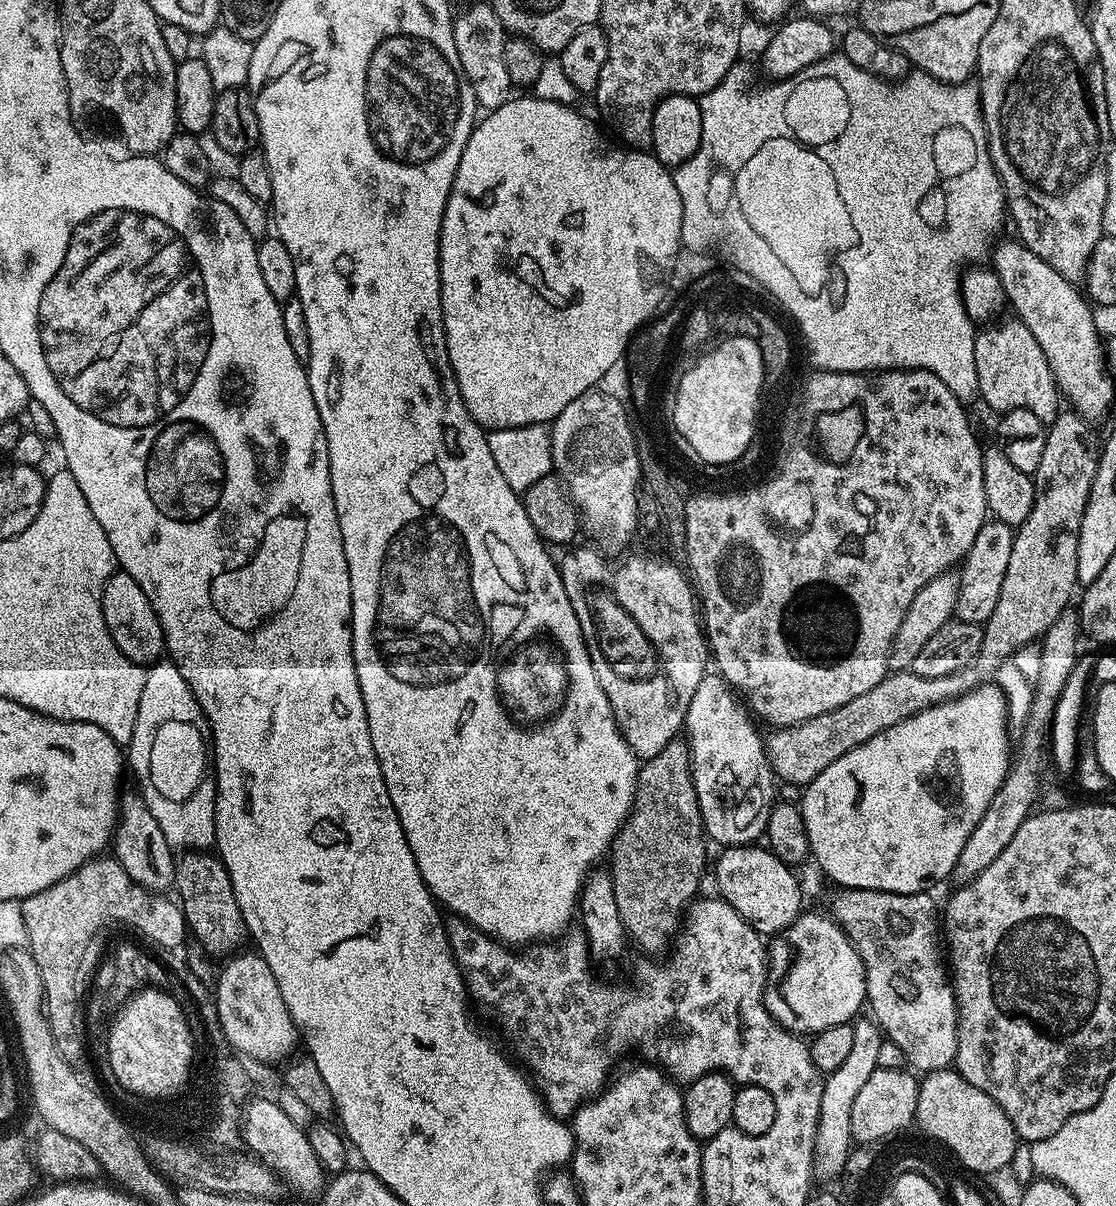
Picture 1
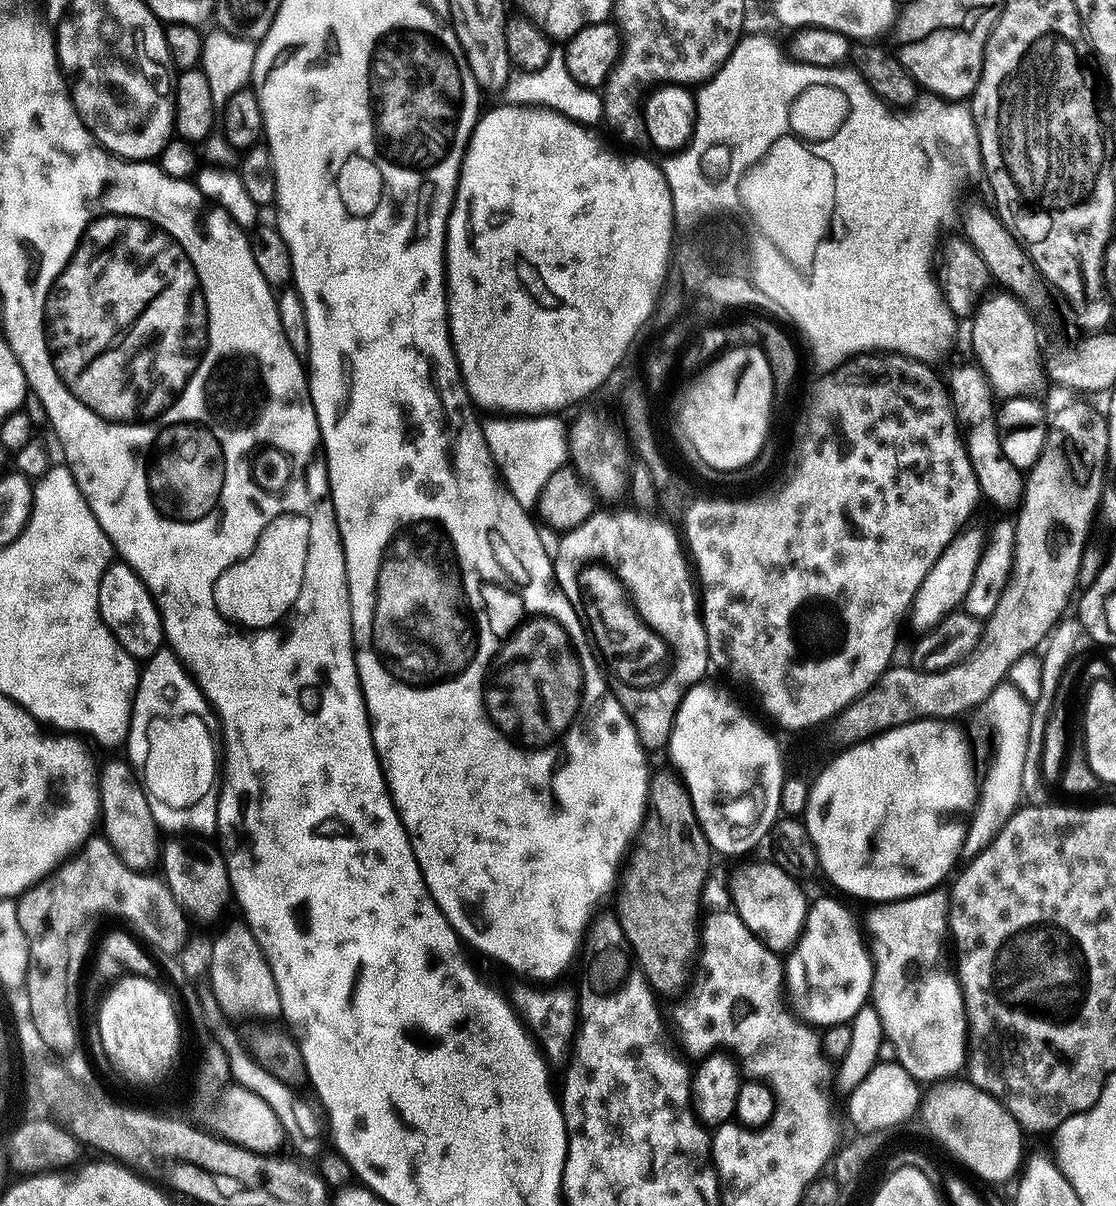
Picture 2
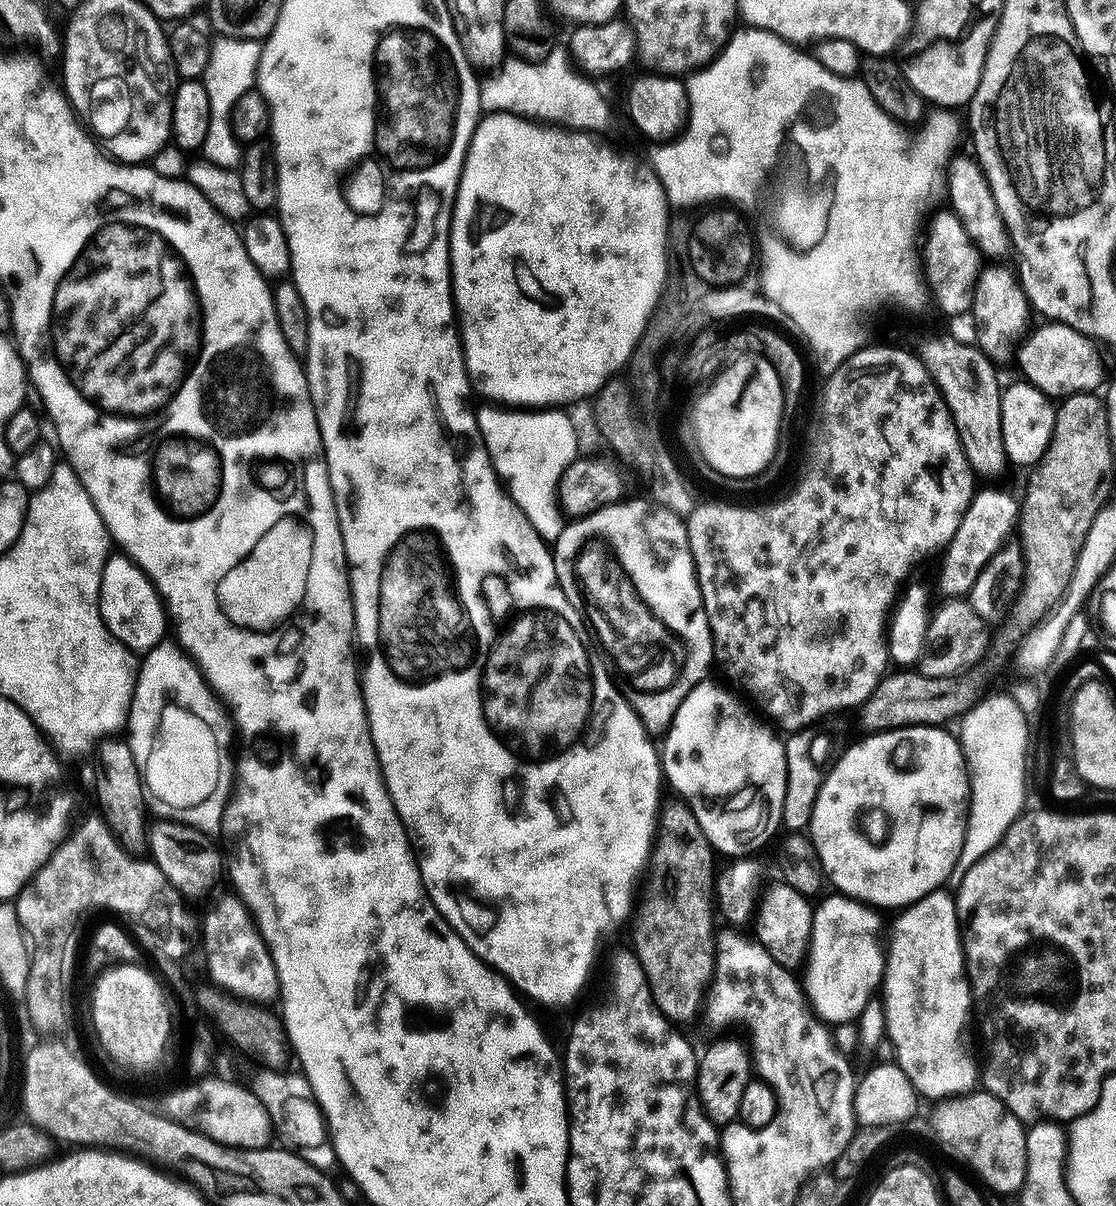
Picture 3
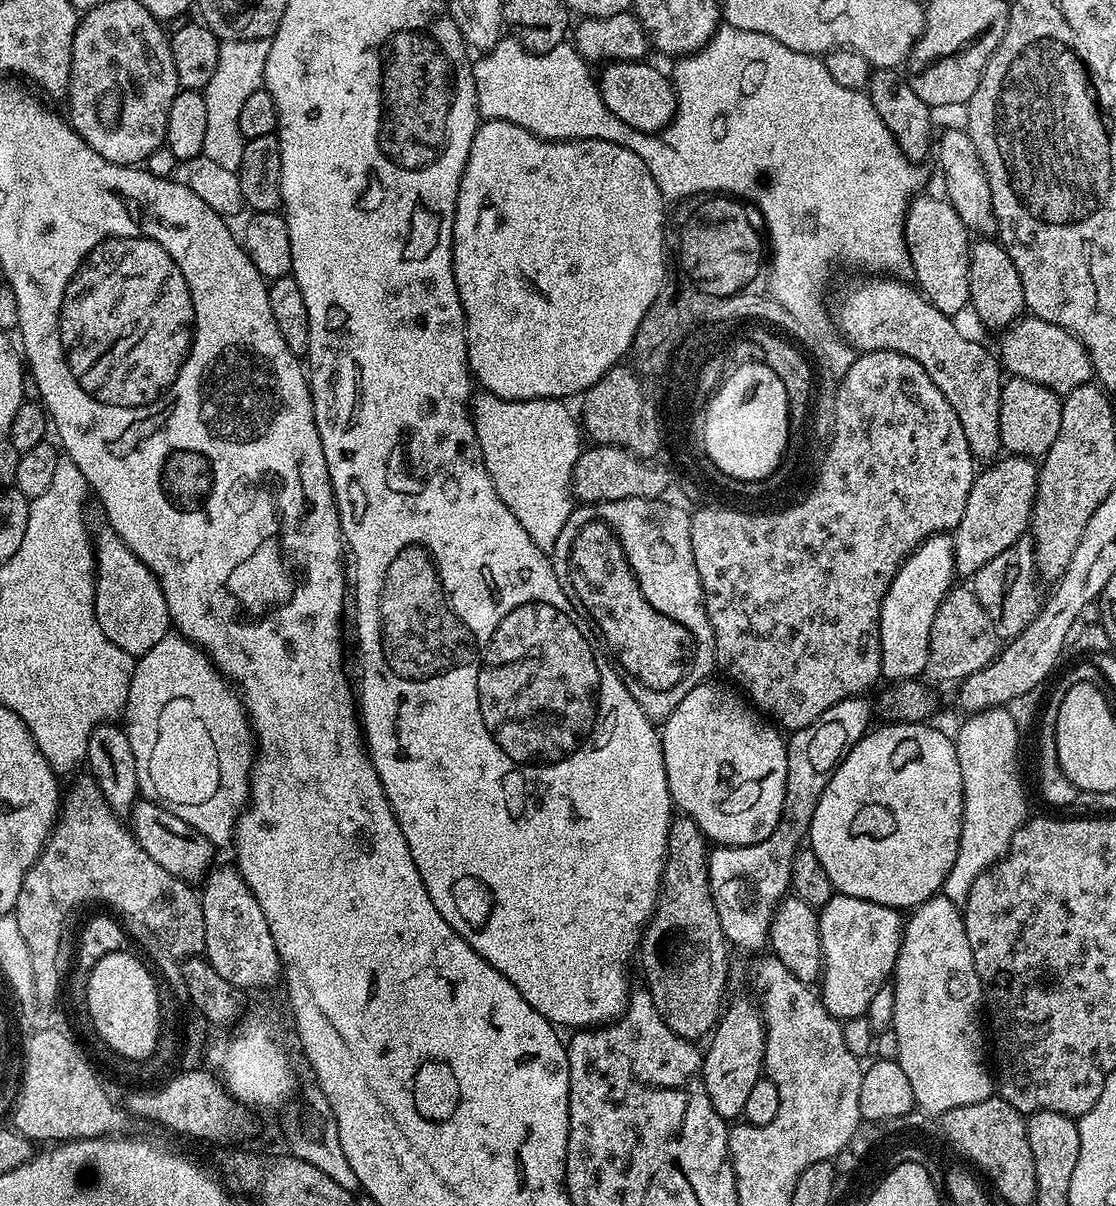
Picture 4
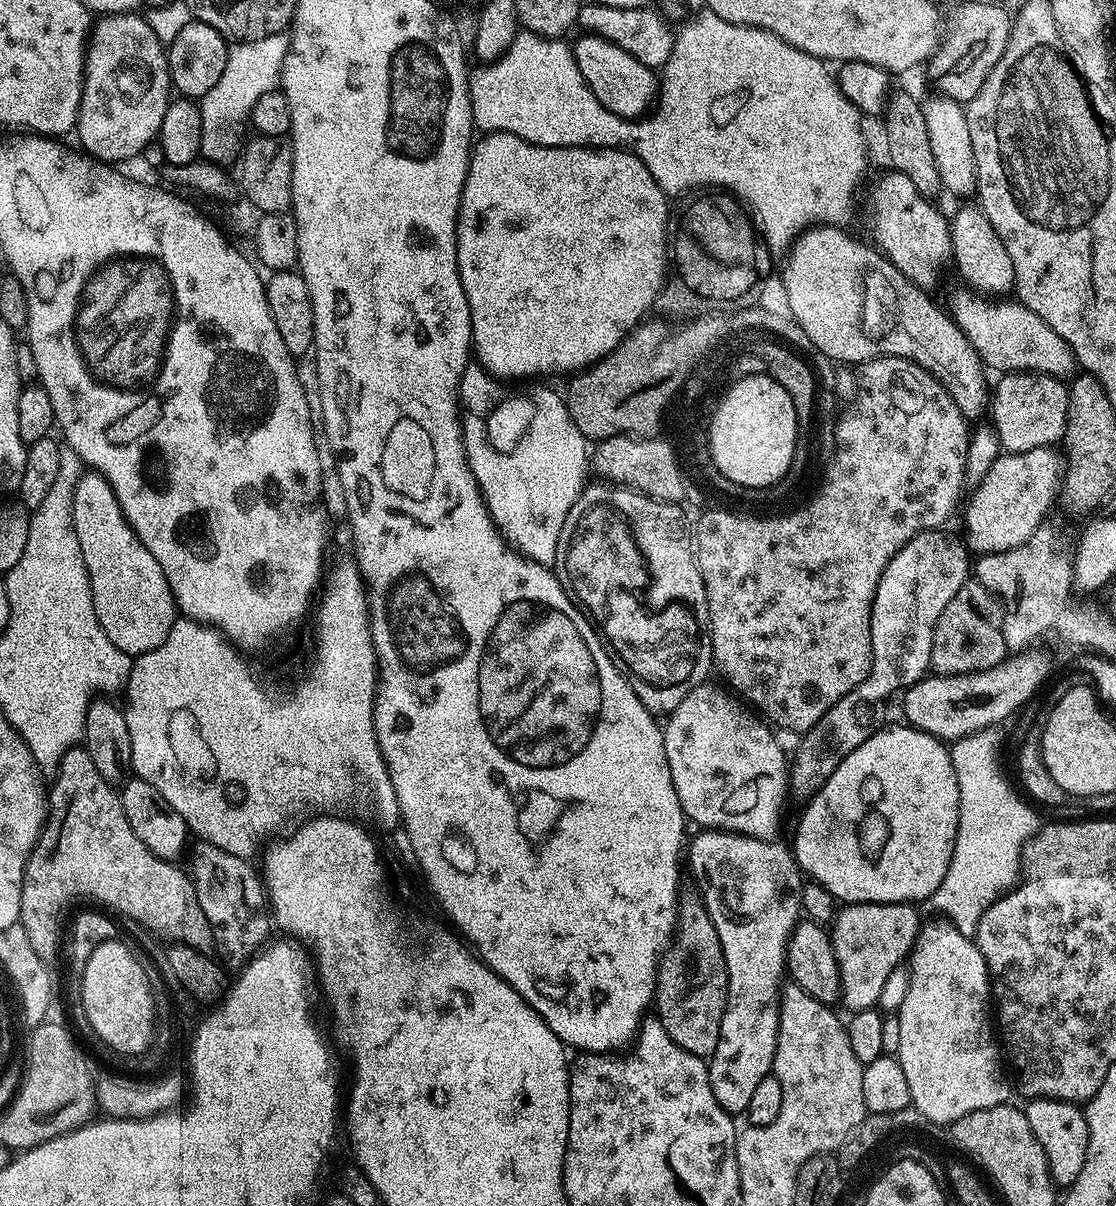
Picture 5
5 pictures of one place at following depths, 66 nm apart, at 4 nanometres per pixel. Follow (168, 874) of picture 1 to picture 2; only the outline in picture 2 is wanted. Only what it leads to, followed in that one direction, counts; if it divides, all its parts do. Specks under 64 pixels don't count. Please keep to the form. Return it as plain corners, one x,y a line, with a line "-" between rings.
127,759
112,760
109,764
101,763
98,768
100,777
100,819
103,839
135,872
151,873
152,868
162,860
162,830
156,824
150,810
148,794
131,763

